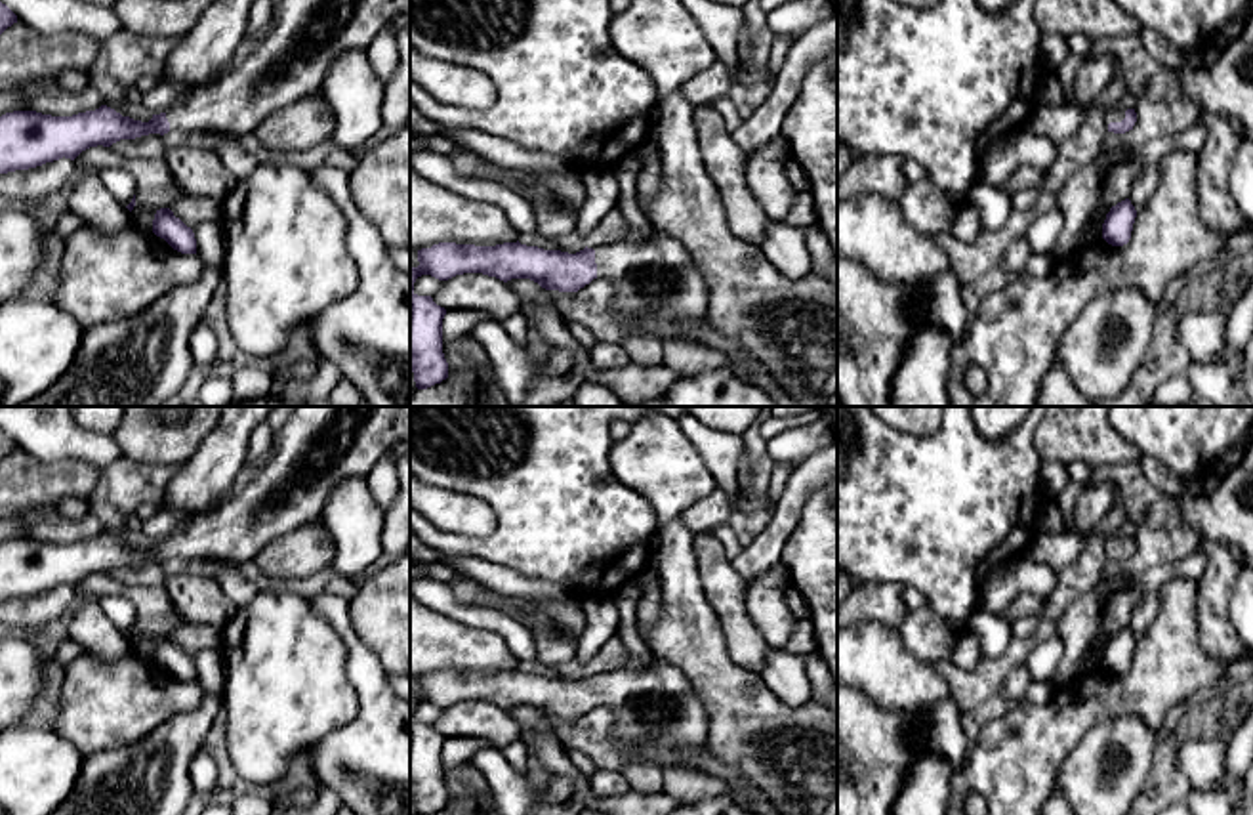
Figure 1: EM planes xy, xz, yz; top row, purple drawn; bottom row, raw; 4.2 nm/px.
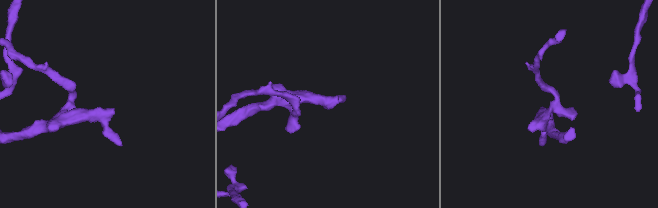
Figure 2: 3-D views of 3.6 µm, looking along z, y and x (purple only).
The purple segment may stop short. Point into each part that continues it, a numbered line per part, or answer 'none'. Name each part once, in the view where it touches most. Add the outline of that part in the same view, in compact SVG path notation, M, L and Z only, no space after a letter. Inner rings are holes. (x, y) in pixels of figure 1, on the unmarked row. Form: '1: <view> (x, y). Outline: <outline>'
1: xz (655, 707). Outline: M650 655L645 666L627 662L624 668L597 674L597 704L614 712L612 744L635 758L658 748L675 760L687 760L692 748L708 741L708 714L698 695L692 691L690 678L673 662Z

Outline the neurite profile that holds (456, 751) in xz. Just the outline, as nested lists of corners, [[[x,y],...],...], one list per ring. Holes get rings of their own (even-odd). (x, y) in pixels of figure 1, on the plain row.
[[[450,735],[442,746],[442,771],[471,762],[473,754],[492,742],[475,737]]]

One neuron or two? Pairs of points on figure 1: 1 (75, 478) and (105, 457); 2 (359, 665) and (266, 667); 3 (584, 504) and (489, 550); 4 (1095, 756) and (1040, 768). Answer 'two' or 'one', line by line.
1: two
2: two
3: one
4: two

